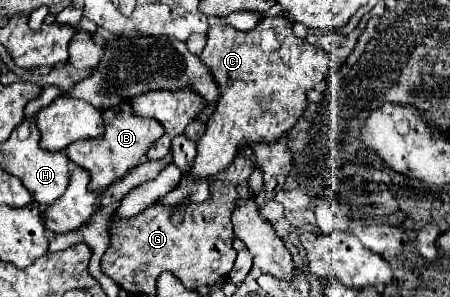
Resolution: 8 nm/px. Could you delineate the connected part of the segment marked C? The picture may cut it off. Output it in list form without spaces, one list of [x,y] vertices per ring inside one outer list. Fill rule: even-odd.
[[[282,16],[264,18],[250,32],[236,30],[228,24],[210,28],[208,44],[206,44],[204,52],[200,54],[200,60],[210,68],[210,72],[218,84],[220,98],[218,98],[216,112],[208,118],[206,134],[198,140],[198,154],[194,158],[192,170],[188,172],[188,176],[194,176],[194,178],[210,178],[210,176],[222,172],[234,160],[238,150],[242,146],[246,146],[246,142],[274,142],[280,136],[284,136],[290,130],[290,126],[294,126],[294,122],[302,116],[302,110],[308,106],[306,90],[314,88],[318,82],[326,80],[326,76],[330,74],[330,56],[320,46],[312,46],[306,40],[298,38],[292,32],[292,22]],[[264,30],[274,30],[278,44],[280,44],[280,48],[272,50],[270,54],[262,52],[262,48],[260,48],[260,32],[264,32]]]

